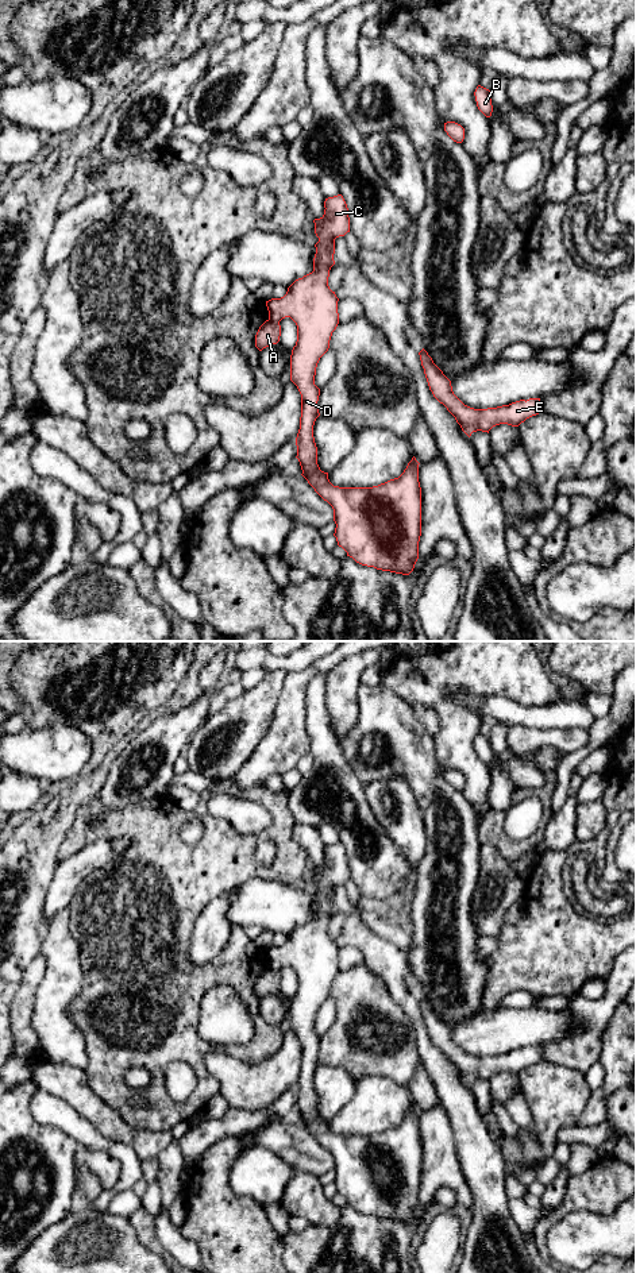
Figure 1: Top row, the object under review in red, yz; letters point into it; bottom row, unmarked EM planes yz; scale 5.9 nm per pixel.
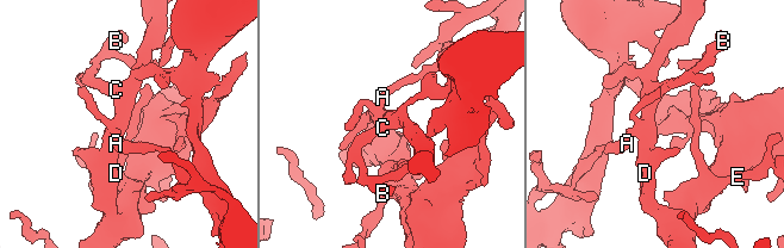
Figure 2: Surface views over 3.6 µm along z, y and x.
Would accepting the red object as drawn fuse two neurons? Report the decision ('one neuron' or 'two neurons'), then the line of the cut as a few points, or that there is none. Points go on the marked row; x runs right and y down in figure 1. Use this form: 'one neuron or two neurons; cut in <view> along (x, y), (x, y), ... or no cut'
two neurons; cut in yz along (269, 319), (278, 321)

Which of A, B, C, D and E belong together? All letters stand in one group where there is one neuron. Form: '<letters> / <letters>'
A / B C D E

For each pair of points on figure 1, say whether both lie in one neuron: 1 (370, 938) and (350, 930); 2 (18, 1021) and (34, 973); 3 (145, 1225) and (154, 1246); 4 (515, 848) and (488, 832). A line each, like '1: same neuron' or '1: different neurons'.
1: same neuron
2: same neuron
3: same neuron
4: same neuron

